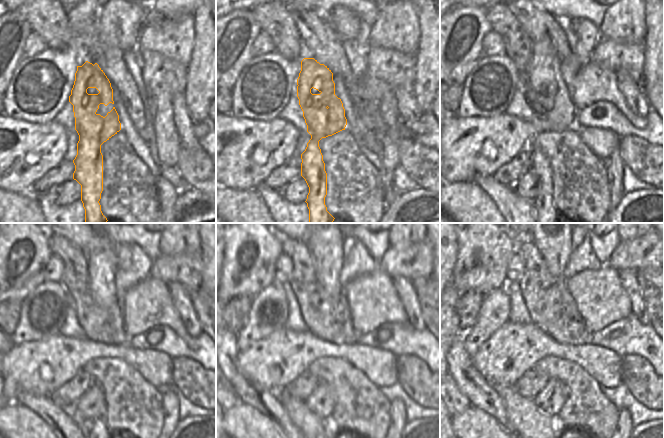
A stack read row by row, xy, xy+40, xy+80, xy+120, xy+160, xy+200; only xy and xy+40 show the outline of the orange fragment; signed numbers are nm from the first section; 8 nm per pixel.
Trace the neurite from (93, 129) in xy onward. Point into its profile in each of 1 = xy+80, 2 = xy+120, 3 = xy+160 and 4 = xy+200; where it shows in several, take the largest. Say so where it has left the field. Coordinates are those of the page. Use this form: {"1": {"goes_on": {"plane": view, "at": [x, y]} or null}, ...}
{"1": {"goes_on": {"plane": "xy+80", "at": [551, 112]}}, "2": {"goes_on": {"plane": "xy+120", "at": [102, 258]}}, "3": {"goes_on": {"plane": "xy+160", "at": [325, 243]}}, "4": {"goes_on": {"plane": "xy+200", "at": [554, 243]}}}

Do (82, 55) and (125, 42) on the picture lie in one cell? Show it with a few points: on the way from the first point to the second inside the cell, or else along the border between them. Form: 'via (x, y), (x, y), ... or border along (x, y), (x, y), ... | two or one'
via (87, 43), (92, 38), (113, 38) | one

